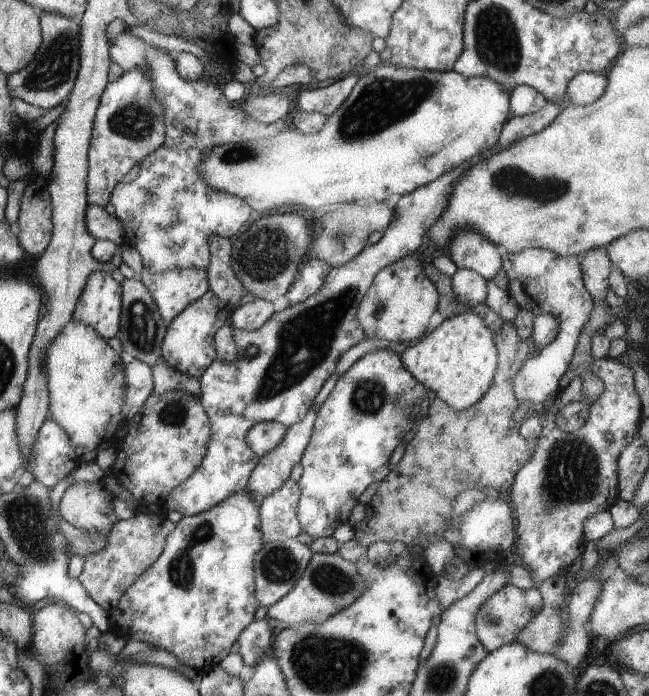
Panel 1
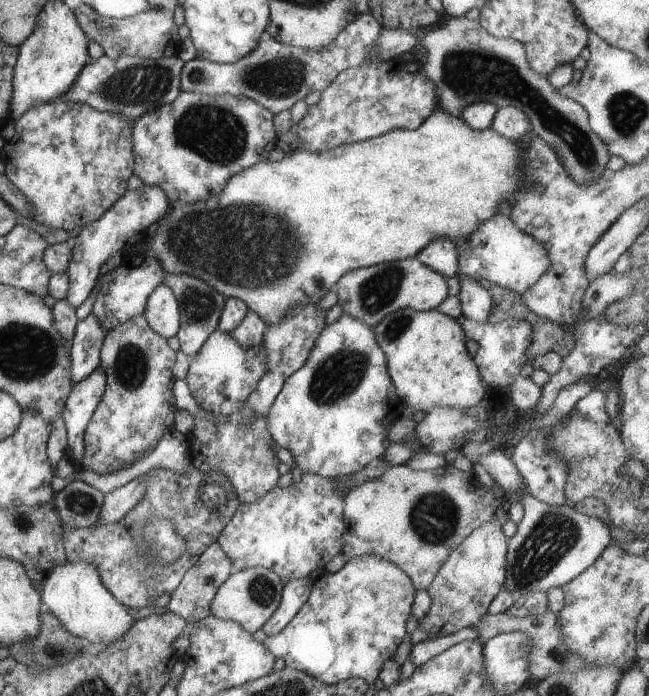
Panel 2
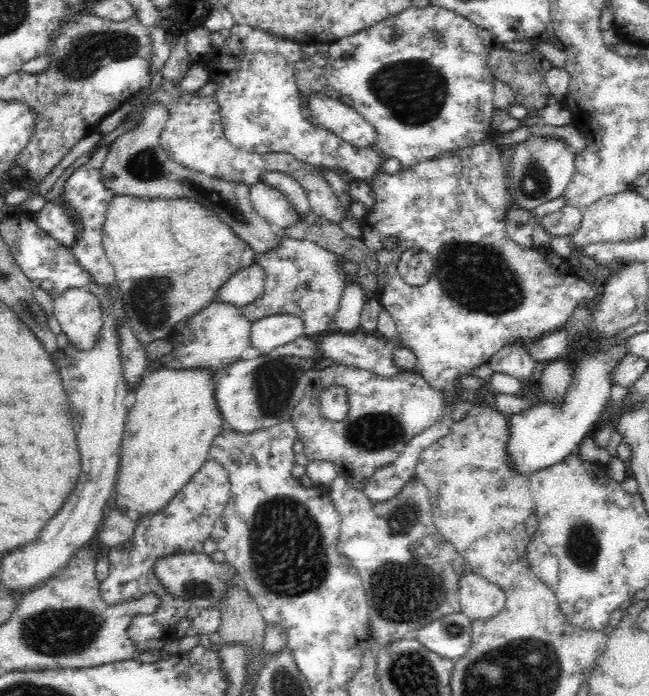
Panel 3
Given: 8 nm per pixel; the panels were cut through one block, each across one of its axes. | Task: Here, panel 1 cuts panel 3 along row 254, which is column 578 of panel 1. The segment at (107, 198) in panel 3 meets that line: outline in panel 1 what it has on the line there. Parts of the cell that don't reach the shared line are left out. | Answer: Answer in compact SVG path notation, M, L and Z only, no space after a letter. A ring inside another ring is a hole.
M578 73L569 82L567 102L579 107L592 104L604 94L606 87L607 77L602 73Z

